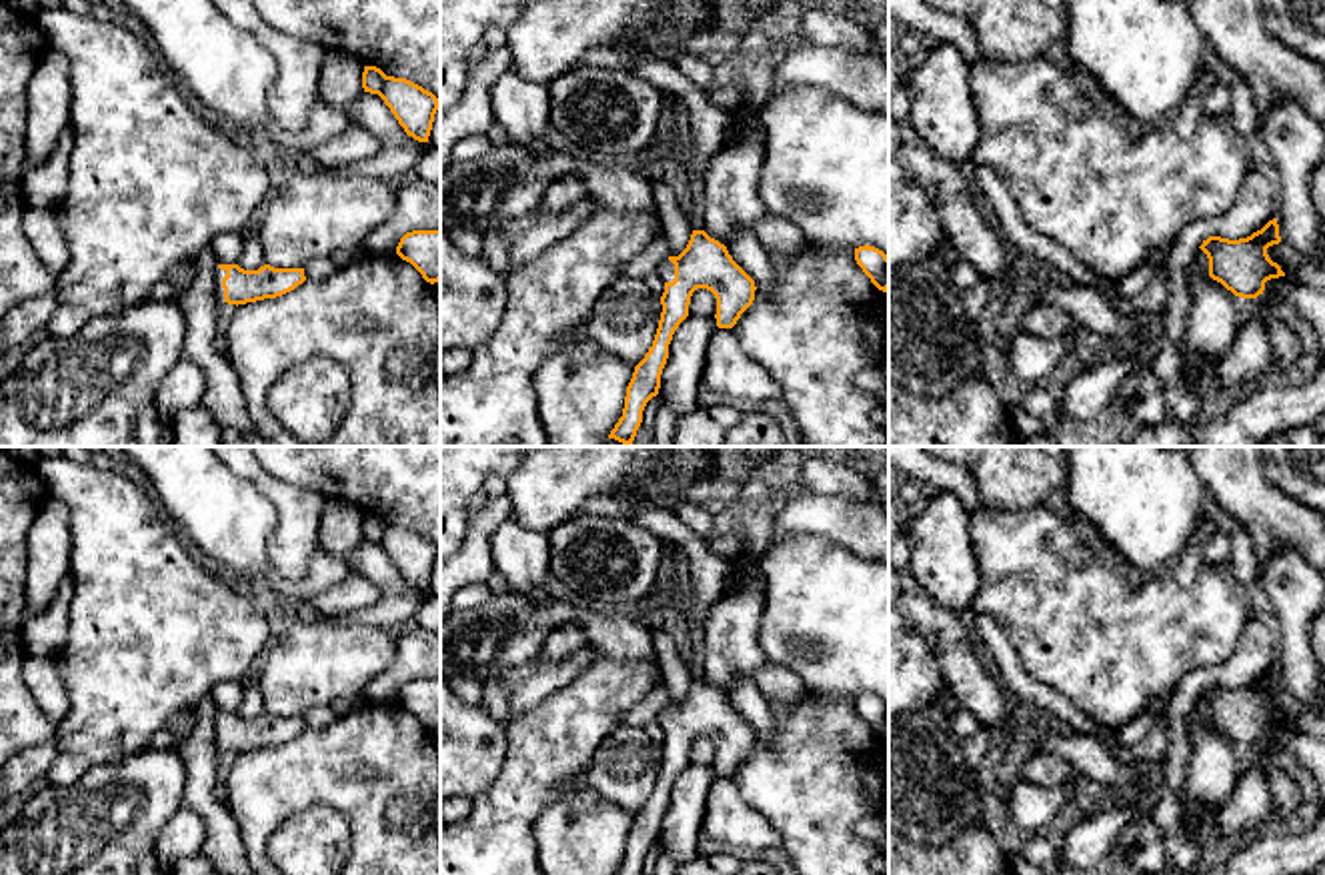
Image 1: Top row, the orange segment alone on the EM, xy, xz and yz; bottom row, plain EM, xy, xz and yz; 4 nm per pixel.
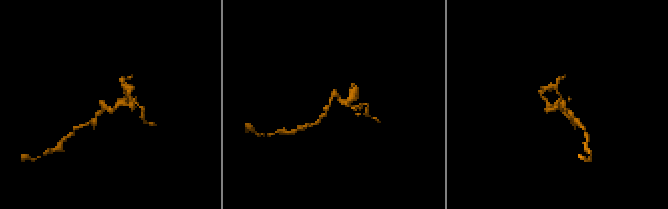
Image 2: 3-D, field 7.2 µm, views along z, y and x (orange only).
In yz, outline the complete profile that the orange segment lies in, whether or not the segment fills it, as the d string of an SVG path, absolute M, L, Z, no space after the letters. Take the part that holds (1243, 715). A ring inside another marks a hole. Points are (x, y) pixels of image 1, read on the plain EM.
M1273 667L1247 687L1209 685L1199 697L1209 707L1209 725L1213 729L1235 745L1257 747L1263 743L1267 729L1285 725L1281 715L1267 703L1267 697L1279 691L1279 673Z

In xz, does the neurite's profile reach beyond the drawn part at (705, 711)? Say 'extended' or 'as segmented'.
extended

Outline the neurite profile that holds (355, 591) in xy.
M350 573L306 603L316 617L346 617L358 609L376 605L382 597L382 591L374 583L358 573Z

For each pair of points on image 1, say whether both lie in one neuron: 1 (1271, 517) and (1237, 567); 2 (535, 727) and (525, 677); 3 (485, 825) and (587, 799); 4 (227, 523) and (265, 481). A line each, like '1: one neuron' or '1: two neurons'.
1: two neurons
2: two neurons
3: two neurons
4: two neurons

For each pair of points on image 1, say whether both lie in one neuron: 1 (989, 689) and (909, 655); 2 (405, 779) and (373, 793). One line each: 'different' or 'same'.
1: different
2: same

